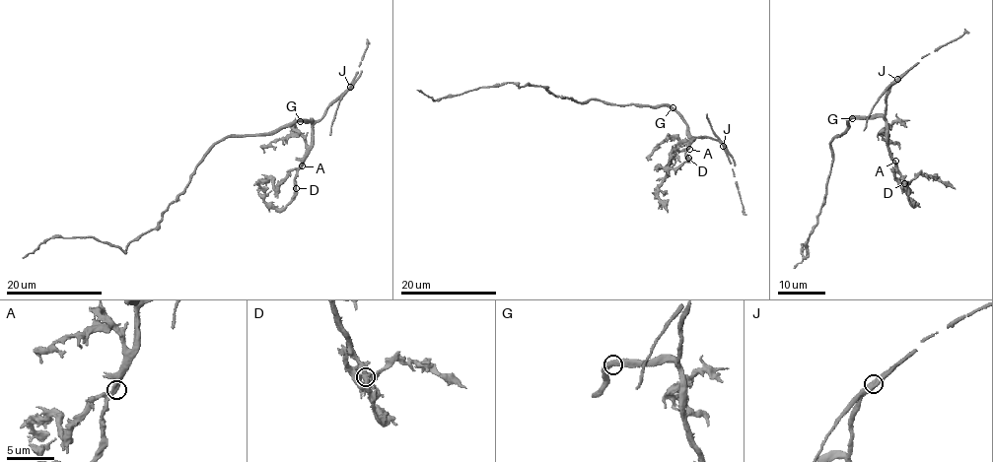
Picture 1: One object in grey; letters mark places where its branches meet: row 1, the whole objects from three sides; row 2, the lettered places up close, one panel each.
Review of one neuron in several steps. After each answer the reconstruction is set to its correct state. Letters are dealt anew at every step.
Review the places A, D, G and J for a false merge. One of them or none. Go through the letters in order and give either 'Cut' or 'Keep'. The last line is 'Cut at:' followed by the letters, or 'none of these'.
A: Keep
D: Keep
G: Keep
J: Cut
Cut at: J

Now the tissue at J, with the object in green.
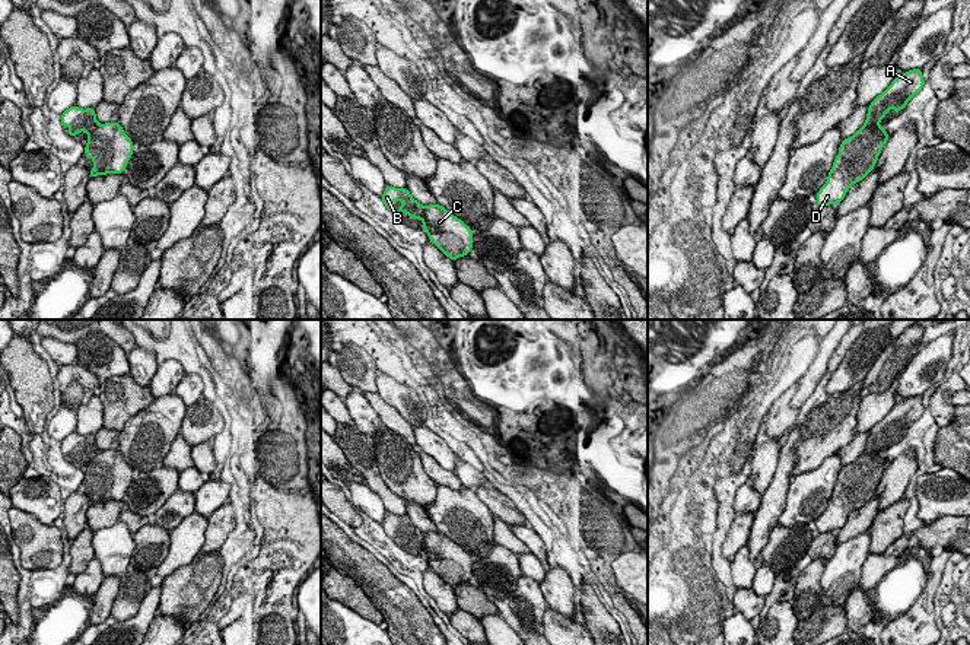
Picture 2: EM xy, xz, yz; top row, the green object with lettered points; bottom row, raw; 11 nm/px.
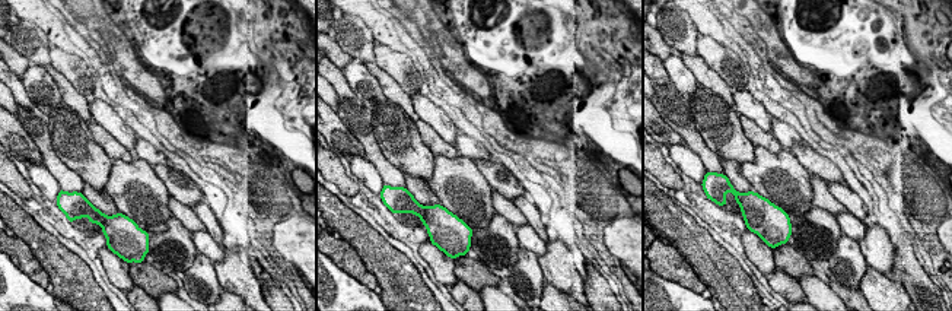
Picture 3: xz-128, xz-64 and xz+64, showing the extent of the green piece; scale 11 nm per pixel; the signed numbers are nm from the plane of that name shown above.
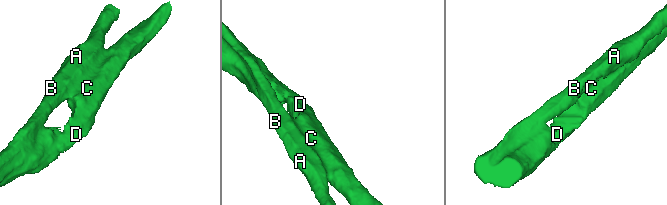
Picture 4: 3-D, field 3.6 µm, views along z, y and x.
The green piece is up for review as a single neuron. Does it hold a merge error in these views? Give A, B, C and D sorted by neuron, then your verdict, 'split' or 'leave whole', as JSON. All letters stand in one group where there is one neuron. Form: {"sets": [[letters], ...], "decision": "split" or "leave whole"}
{"sets": [["A", "B"], ["C", "D"]], "decision": "split"}

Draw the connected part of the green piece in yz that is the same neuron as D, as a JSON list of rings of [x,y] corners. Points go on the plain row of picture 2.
[[[880,452],[877,455],[861,454],[853,463],[842,467],[827,508],[815,521],[817,533],[839,531],[847,517],[874,496],[888,464]]]

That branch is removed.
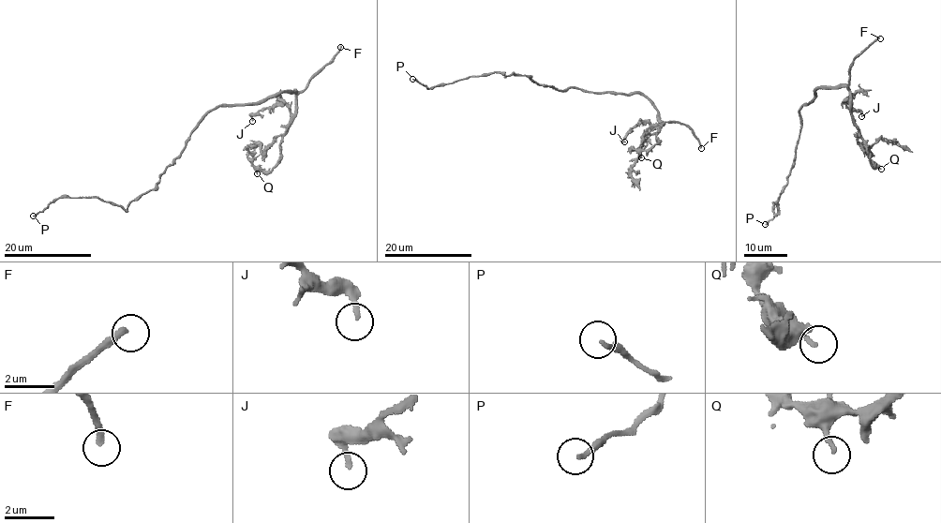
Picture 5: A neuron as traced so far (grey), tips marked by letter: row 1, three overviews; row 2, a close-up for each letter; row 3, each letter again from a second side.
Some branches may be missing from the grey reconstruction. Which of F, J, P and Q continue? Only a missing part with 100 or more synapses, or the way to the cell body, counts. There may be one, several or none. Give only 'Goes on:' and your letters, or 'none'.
Goes on: F

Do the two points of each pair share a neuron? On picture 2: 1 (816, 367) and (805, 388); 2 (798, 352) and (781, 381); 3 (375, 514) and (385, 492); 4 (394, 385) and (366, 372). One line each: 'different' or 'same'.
1: same
2: same
3: different
4: different

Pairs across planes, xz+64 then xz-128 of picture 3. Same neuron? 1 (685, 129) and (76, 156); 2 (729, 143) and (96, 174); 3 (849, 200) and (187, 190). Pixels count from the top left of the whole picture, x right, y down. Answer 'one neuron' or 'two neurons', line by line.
1: two neurons
2: one neuron
3: two neurons

